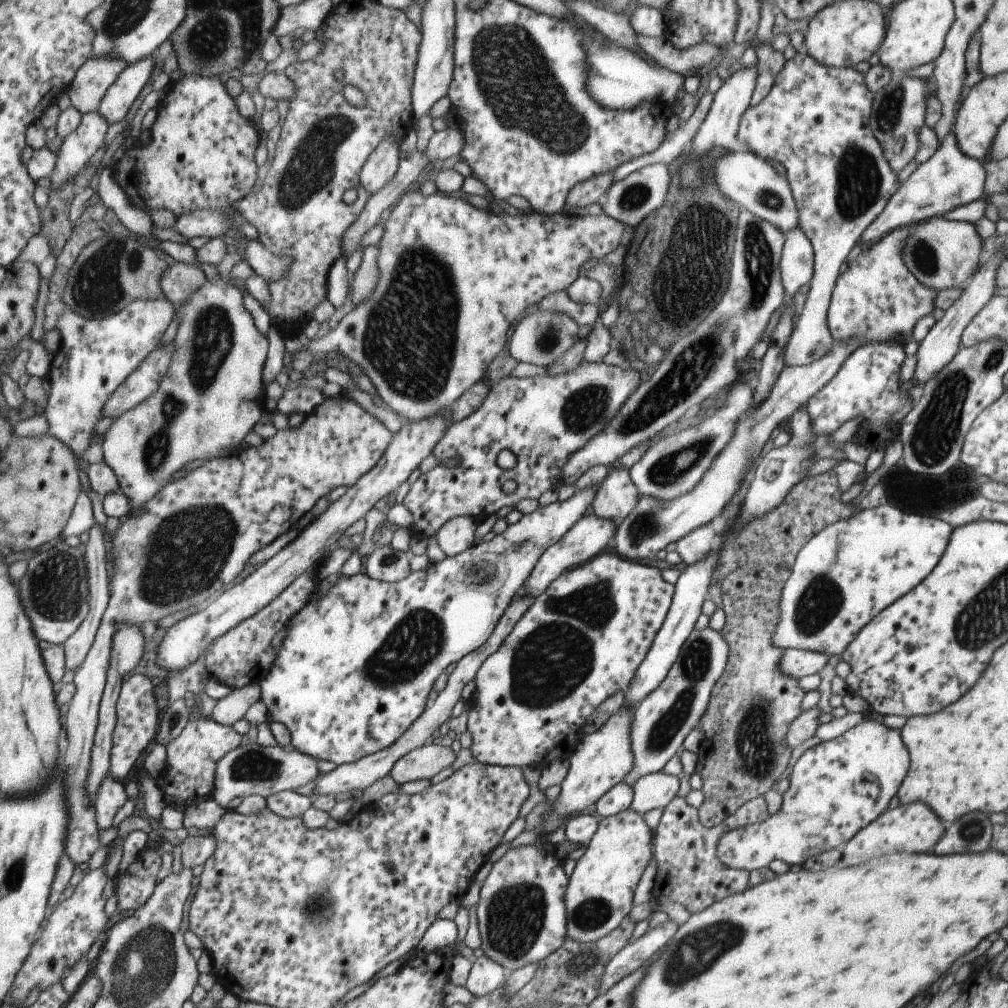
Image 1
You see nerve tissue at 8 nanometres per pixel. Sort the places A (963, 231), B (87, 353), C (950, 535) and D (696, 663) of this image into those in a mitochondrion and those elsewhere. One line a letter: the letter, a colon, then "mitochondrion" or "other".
A: other
B: other
C: other
D: mitochondrion

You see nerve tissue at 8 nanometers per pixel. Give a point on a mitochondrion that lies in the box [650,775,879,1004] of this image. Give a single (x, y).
(710, 942)

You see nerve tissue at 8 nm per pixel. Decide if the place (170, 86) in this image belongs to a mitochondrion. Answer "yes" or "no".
no

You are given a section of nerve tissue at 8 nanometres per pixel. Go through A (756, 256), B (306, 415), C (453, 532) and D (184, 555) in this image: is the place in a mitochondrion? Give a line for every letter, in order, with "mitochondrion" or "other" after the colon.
A: mitochondrion
B: other
C: other
D: mitochondrion

